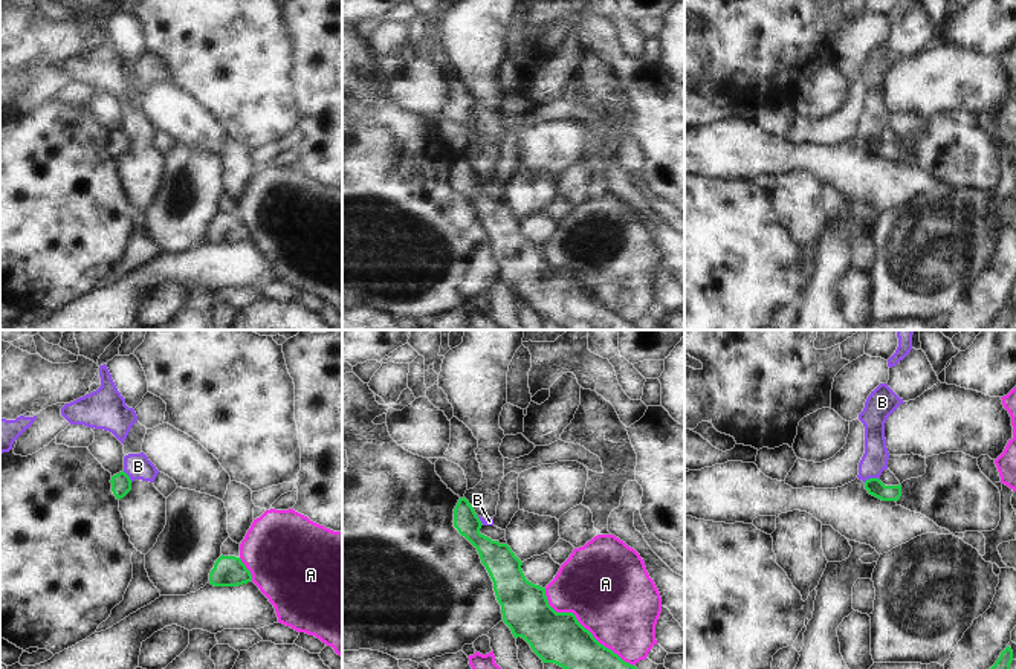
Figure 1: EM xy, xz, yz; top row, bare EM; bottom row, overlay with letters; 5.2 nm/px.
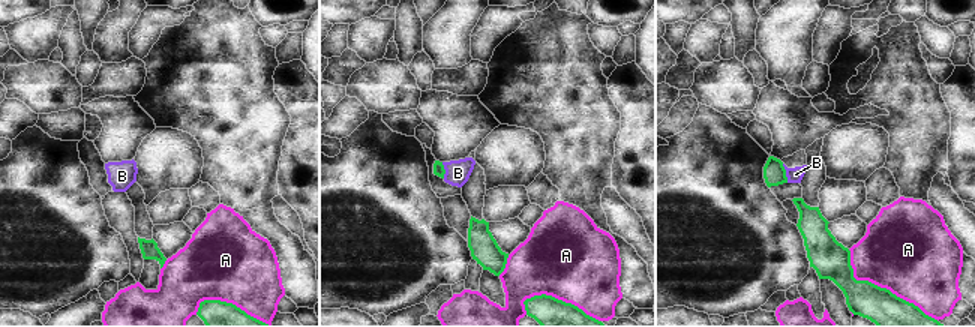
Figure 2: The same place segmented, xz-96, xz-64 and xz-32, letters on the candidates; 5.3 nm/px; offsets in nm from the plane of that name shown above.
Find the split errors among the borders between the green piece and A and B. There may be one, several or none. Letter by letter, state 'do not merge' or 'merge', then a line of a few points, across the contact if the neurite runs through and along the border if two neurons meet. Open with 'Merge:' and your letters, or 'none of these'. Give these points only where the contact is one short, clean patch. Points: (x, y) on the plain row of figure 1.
Merge: none of these
A: do not merge
B: do not merge | yz (879, 136), (867, 136), (863, 139)

